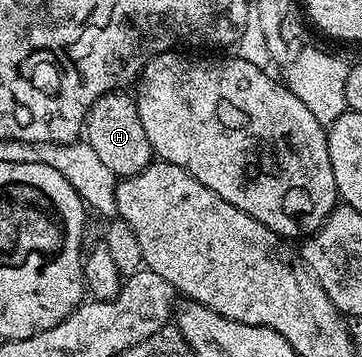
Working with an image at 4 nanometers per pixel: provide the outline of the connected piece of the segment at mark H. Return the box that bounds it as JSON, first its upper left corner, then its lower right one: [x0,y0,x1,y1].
[86,92,154,179]

